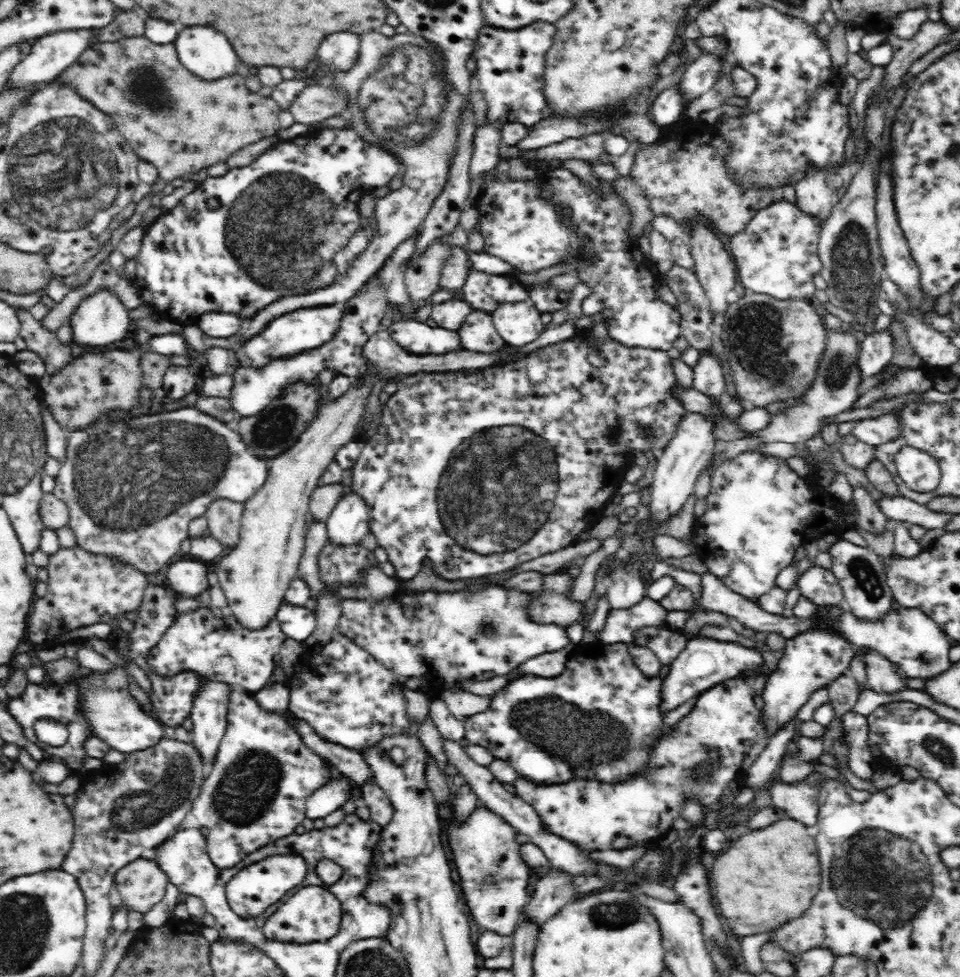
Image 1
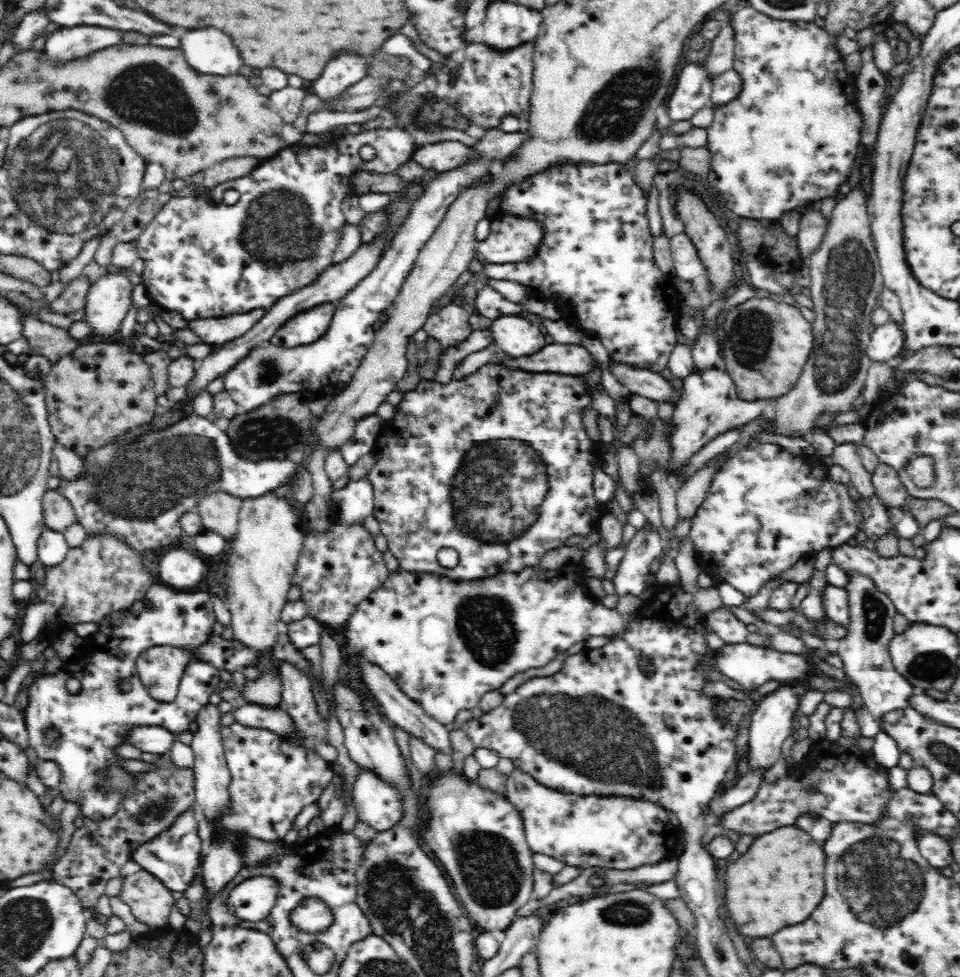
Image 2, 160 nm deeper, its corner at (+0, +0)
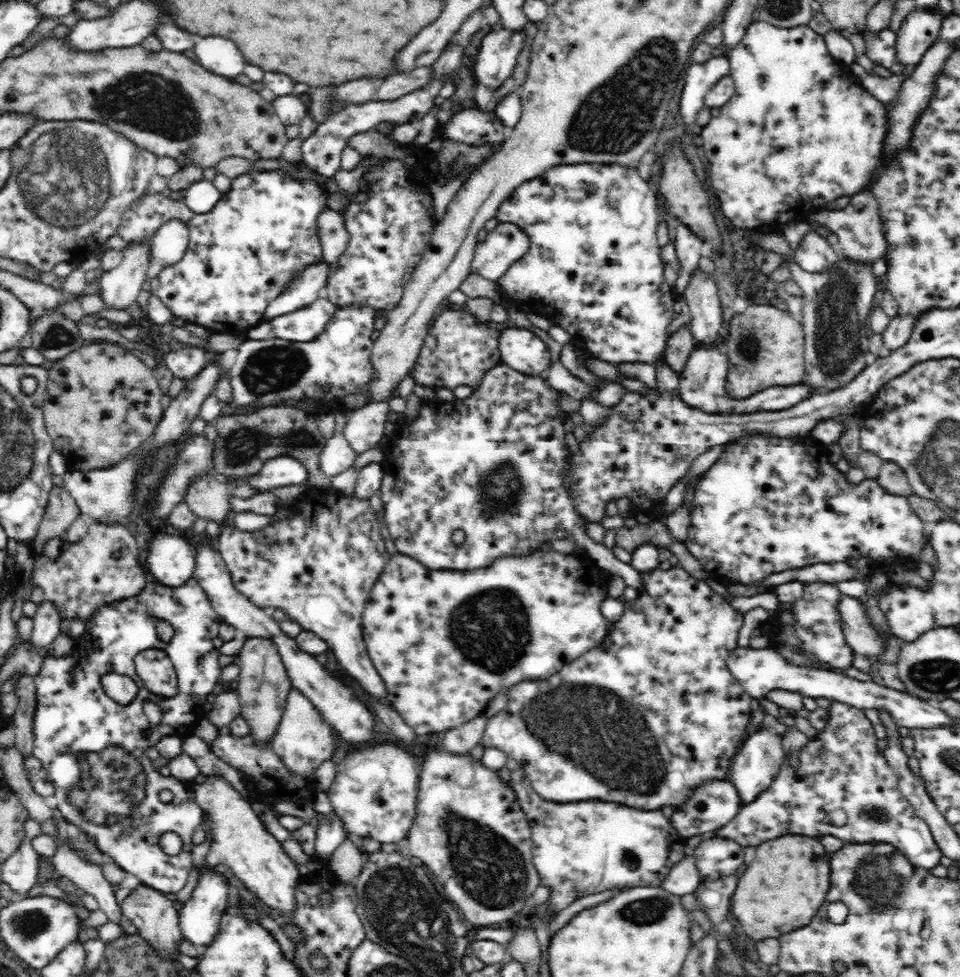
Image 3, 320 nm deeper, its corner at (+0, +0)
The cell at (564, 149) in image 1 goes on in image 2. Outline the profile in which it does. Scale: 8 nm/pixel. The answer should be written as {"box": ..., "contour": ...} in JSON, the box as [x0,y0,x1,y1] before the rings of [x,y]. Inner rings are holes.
{"box":[413,142,470,172],"contour":[[[438,142],[429,144],[413,152],[413,159],[433,172],[446,172],[464,164],[470,156],[470,147],[460,142]]]}

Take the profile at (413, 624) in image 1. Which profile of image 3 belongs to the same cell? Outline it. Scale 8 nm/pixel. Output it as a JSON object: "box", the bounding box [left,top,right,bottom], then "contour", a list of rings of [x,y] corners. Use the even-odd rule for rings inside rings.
{"box":[361,549,610,738],"contour":[[[540,549],[534,550],[520,556],[500,556],[494,560],[492,568],[480,568],[476,572],[434,572],[410,556],[400,553],[391,555],[383,572],[380,572],[379,579],[372,586],[371,592],[368,592],[361,621],[361,632],[368,656],[386,685],[387,704],[398,712],[416,735],[426,738],[431,733],[443,734],[477,717],[500,690],[514,686],[520,680],[544,680],[556,674],[564,664],[570,664],[578,656],[596,648],[602,643],[605,633],[608,633],[608,621],[602,615],[600,608],[602,602],[610,597],[608,584],[604,578],[606,573],[602,573],[603,571],[598,565],[596,568],[590,568],[576,557],[576,554],[566,555],[553,549],[546,552]]]}

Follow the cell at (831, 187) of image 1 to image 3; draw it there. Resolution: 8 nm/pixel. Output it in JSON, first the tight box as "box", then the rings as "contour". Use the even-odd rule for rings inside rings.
{"box":[794,231,837,273],"contour":[[[810,231],[794,251],[794,262],[809,273],[826,272],[832,264],[837,263],[837,256],[826,239]]]}

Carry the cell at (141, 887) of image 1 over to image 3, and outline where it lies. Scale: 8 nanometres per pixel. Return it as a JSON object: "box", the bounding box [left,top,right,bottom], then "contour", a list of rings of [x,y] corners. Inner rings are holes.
{"box":[121,885,183,960],"contour":[[[148,885],[138,886],[128,898],[124,899],[121,905],[121,912],[132,925],[136,927],[136,932],[155,951],[157,956],[167,958],[167,960],[179,960],[180,944],[183,941],[179,927],[179,911],[174,908],[174,902],[162,896],[158,890],[149,888]]]}

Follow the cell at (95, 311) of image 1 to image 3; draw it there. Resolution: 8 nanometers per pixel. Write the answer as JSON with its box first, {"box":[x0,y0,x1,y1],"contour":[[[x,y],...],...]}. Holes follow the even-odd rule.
{"box":[98,236,152,310],"contour":[[[142,236],[136,242],[130,240],[121,250],[122,262],[106,274],[98,276],[101,298],[108,309],[122,310],[136,302],[151,263],[151,242],[152,236]]]}

